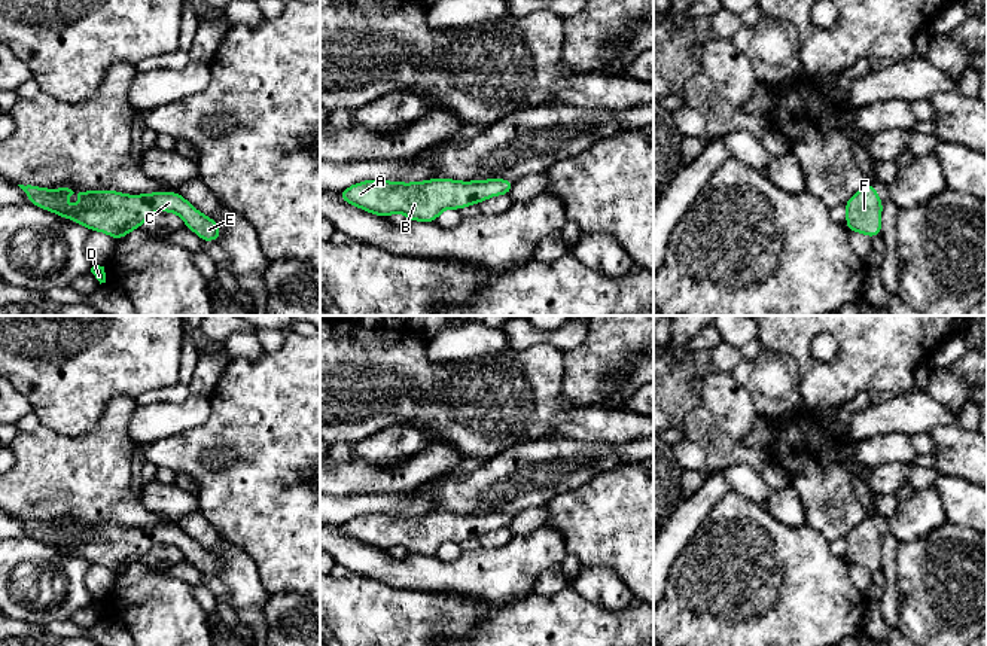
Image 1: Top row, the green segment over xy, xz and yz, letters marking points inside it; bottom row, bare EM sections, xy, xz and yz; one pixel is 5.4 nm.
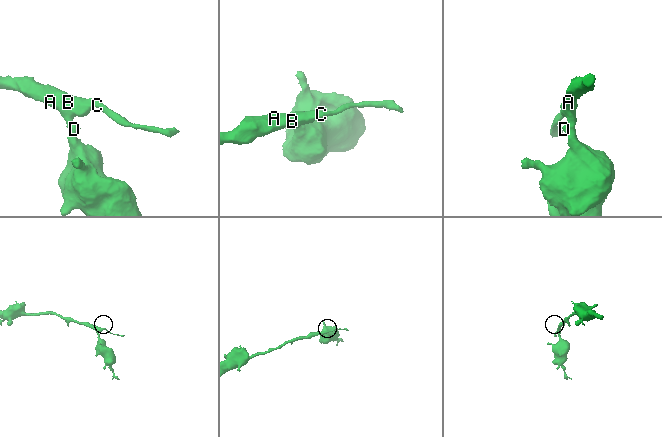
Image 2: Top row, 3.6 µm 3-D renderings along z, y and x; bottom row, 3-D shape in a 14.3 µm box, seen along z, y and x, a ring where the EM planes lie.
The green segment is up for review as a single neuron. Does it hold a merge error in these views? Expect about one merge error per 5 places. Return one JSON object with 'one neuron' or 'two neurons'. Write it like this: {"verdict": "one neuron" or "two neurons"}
{"verdict": "one neuron"}

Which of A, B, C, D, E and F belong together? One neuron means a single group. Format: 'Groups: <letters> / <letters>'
Groups: A B C D E F

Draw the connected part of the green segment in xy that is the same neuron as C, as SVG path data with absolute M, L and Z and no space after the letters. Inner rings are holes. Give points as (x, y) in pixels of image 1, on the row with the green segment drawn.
M18 185L30 202L55 214L71 219L91 231L104 232L121 240L128 232L138 229L155 211L173 211L179 214L185 226L192 229L202 241L216 241L222 232L217 223L199 213L177 192L153 192L143 195L125 195L118 191L88 192L64 186L61 189L43 189L31 185ZM79 194L83 204L66 207L67 195Z

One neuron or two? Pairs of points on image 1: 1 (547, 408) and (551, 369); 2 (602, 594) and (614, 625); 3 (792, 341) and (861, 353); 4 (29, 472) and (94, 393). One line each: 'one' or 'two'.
1: one
2: two
3: one
4: two

